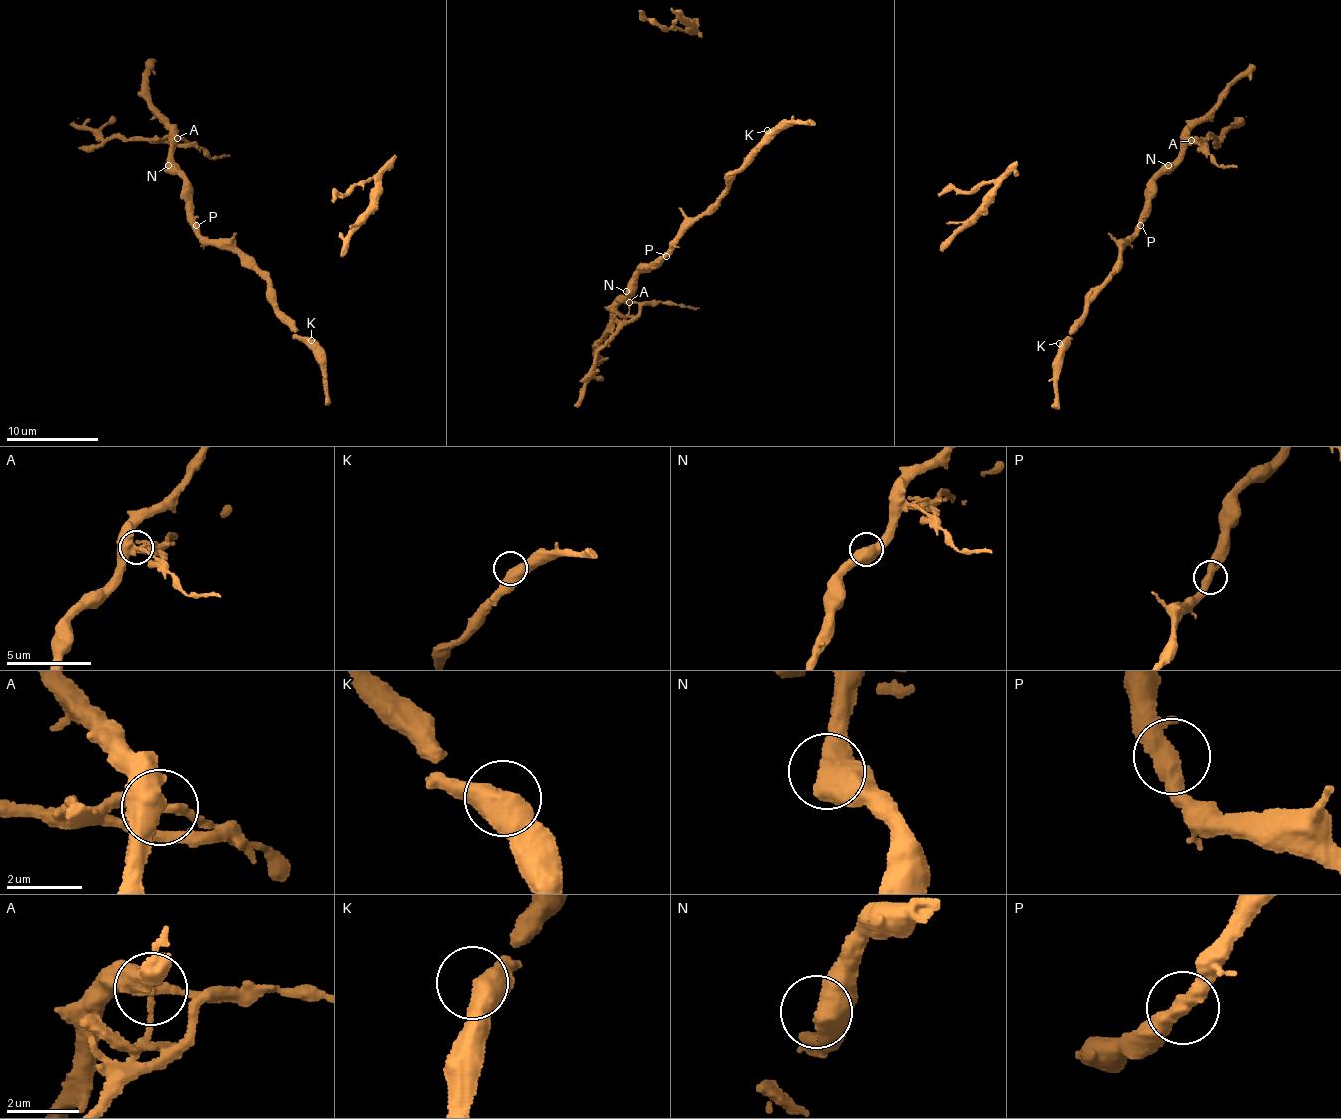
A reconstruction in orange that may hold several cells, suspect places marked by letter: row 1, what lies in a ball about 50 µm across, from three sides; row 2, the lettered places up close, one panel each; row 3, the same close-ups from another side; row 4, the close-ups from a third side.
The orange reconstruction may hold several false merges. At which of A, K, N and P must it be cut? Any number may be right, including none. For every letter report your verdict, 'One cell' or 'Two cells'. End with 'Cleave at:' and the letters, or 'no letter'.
A: Two cells
K: One cell
N: One cell
P: One cell
Cleave at: A

